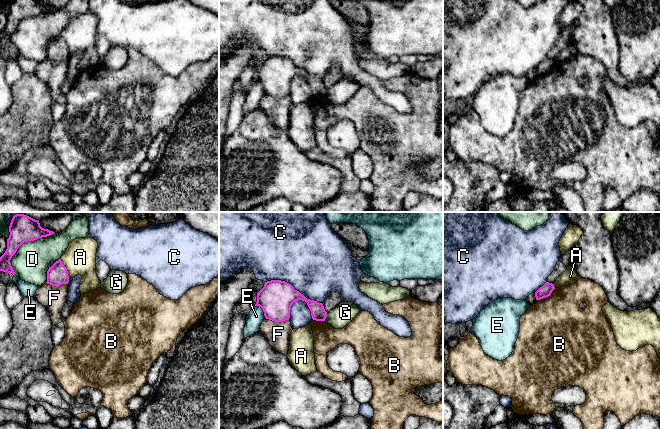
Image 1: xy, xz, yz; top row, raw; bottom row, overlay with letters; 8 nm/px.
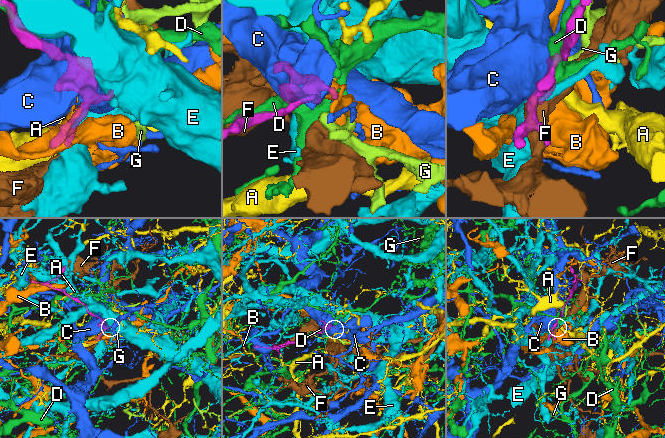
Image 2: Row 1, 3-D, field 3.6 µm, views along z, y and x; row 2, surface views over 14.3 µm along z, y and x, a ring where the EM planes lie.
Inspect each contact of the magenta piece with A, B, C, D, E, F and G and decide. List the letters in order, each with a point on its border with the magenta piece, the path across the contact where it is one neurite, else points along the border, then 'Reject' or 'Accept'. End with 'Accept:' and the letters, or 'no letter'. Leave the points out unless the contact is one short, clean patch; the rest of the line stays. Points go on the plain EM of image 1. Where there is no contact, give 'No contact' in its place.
A: Touches magenta at xy (66, 45). Reject
B: Touches magenta at yz (546, 72). Boundary: yz (555, 64), (549, 71), (537, 76). Reject
C: Touches magenta at xz (293, 63). Reject
D: Touches magenta at xy (23, 18). Reject
E: Touches magenta at xz (262, 85). Reject
F: Touches magenta at xz (277, 97). Reject
G: Touches magenta at xz (326, 92). Boundary: xz (327, 89), (324, 96). Reject
Accept: no letter

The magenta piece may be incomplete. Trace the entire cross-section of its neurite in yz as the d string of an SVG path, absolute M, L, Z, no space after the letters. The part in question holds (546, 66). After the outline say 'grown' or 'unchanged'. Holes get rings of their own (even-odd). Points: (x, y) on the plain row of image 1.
M546 58L542 63L540 63L535 68L536 76L540 76L550 72L554 65L555 65L554 60Z | unchanged

